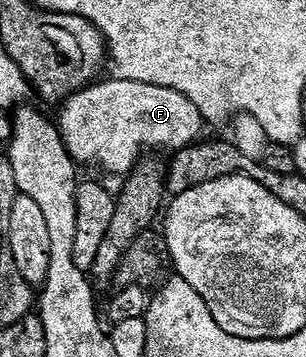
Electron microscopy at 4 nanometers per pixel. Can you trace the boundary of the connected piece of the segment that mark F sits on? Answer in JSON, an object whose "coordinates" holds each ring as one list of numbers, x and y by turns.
{"coordinates":[[110,80,103,81,100,85,88,84,78,93,71,94,62,102,60,109,63,110,60,111,59,117,57,116,59,134,63,137,69,155,80,166,96,165,107,173,126,175,139,164,144,155,150,154,147,153,150,149,178,151,196,144,202,138,199,136,205,128,203,116,185,94,179,93,176,89,157,87,140,81]]}

